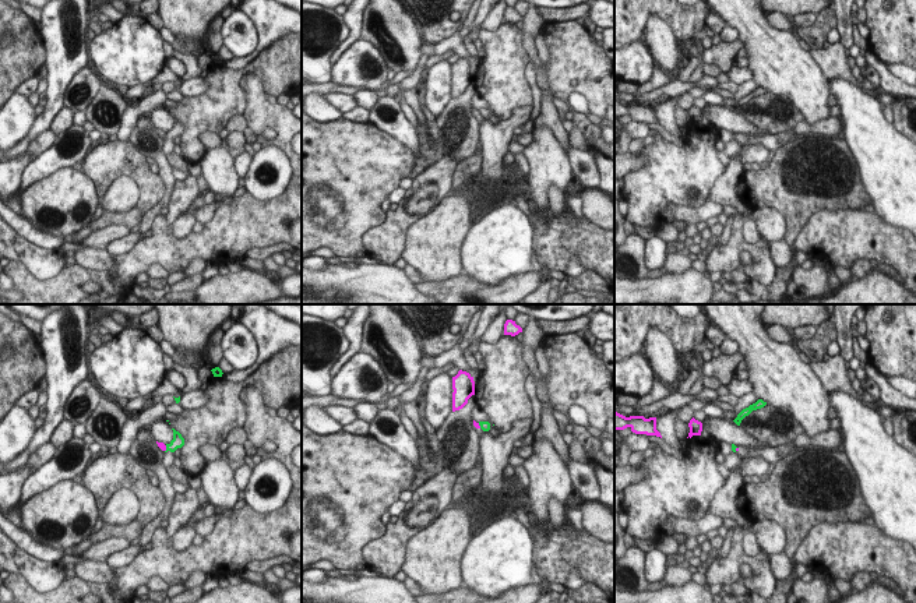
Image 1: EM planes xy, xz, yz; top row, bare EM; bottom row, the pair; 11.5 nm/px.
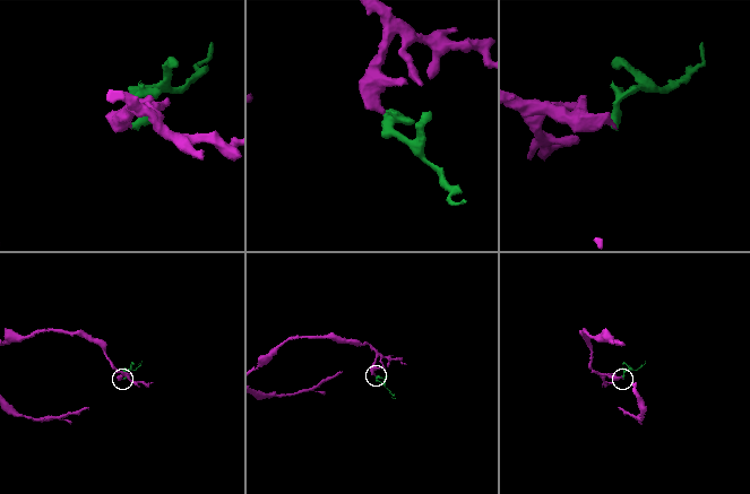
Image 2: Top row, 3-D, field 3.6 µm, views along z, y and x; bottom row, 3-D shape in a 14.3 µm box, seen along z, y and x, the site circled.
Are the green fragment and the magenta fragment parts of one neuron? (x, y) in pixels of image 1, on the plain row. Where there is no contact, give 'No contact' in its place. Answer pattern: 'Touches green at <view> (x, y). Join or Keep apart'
Touches green at xy (166, 136). Keep apart.

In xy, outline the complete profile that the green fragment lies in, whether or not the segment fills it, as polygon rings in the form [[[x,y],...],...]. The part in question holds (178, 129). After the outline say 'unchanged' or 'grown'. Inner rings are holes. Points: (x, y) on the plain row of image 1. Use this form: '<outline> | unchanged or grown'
[[[173,117],[173,127],[166,131],[166,138],[165,138],[165,144],[163,144],[163,152],[169,156],[173,152],[175,148],[175,142],[173,140],[177,135],[182,135],[184,133],[184,126],[182,124],[182,121],[179,119]]] | grown

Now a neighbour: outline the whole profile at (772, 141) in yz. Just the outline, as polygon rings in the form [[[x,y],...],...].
[[[793,130],[778,133],[778,134],[767,134],[764,137],[757,137],[757,138],[748,138],[744,134],[737,134],[736,140],[741,145],[757,145],[762,144],[767,147],[769,151],[776,152],[781,147],[783,147],[786,142],[789,142],[792,138],[795,138],[796,134]]]

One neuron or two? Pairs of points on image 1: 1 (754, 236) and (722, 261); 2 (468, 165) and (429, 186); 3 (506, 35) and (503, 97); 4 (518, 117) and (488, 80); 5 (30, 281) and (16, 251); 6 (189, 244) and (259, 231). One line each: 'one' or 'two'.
1: two
2: two
3: one
4: two
5: two
6: one

